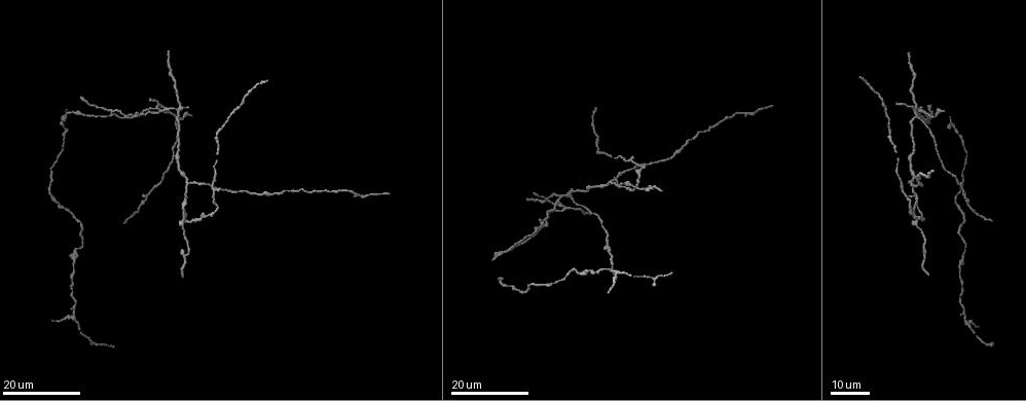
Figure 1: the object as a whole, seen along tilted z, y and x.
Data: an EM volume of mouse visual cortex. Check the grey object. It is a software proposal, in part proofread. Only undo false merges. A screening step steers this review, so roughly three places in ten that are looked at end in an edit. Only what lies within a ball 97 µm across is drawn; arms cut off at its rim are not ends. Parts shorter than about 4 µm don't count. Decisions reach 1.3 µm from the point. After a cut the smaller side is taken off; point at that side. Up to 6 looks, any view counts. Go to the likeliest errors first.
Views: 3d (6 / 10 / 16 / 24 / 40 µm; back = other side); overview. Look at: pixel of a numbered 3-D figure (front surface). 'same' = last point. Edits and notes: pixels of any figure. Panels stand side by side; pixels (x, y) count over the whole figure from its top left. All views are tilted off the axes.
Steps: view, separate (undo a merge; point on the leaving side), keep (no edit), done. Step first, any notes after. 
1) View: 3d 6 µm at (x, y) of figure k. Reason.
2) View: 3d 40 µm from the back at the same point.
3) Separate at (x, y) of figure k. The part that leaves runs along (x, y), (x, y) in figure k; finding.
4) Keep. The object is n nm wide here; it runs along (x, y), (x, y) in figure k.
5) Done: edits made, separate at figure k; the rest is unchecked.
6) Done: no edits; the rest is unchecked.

View: 3d 24 µm at (186, 184) of figure 1. Three-way junction.

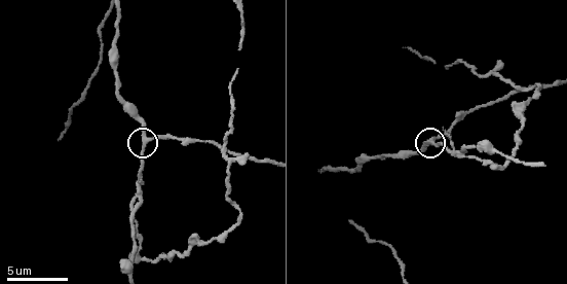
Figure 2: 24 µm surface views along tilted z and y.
View: 3d 10 µm at (150, 138) of figure 2.

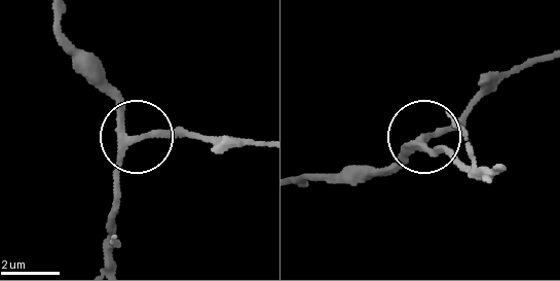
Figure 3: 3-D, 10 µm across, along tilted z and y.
Keep. The side arm is 60 µm long; 3 arms meet here; one cell here.

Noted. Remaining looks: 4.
View: 3d 16 µm at (615, 274) of figure 1. Branch point.

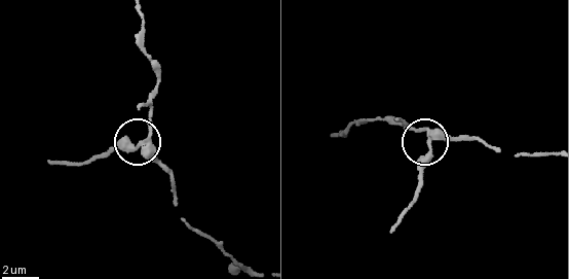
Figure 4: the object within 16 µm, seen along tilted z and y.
View: 3d 10 µm at (141, 150) of figure 4.

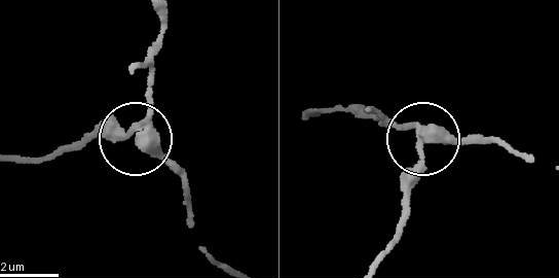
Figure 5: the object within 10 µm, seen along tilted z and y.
Separate at (112, 139) of figure 5. 3 arms meet here; the part that leaves runs along (143, 128), (13, 158) in figure 5; two cells meet here.

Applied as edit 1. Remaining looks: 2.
View: 3d 16 µm at (959, 210) of figure 1. A narrow waist.

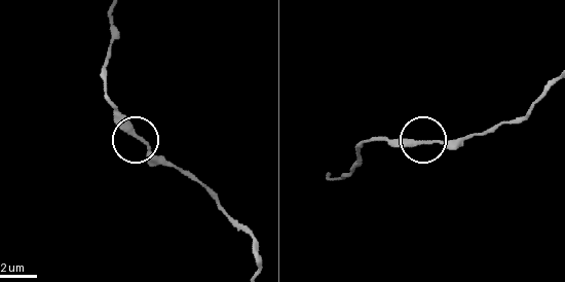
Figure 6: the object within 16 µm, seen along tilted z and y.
View: 3d 10 µm at (428, 142) of figure 6. Closer look.

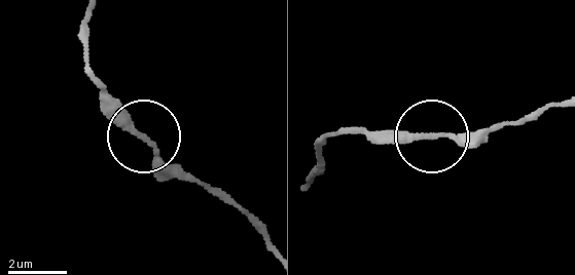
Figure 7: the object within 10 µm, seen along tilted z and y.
Keep. The object is 190 nm wide here; it runs along (307, 183), (321, 167), (323, 138), (487, 132), (513, 124) in figure 7; one cell here.

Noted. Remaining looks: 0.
Done: edits made, separate at figure 5; the rest is unchecked.

